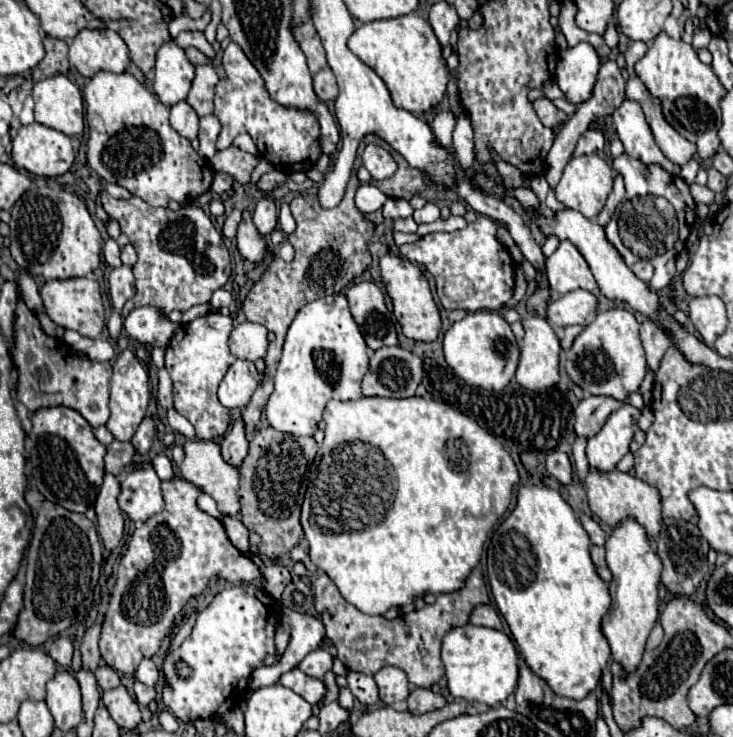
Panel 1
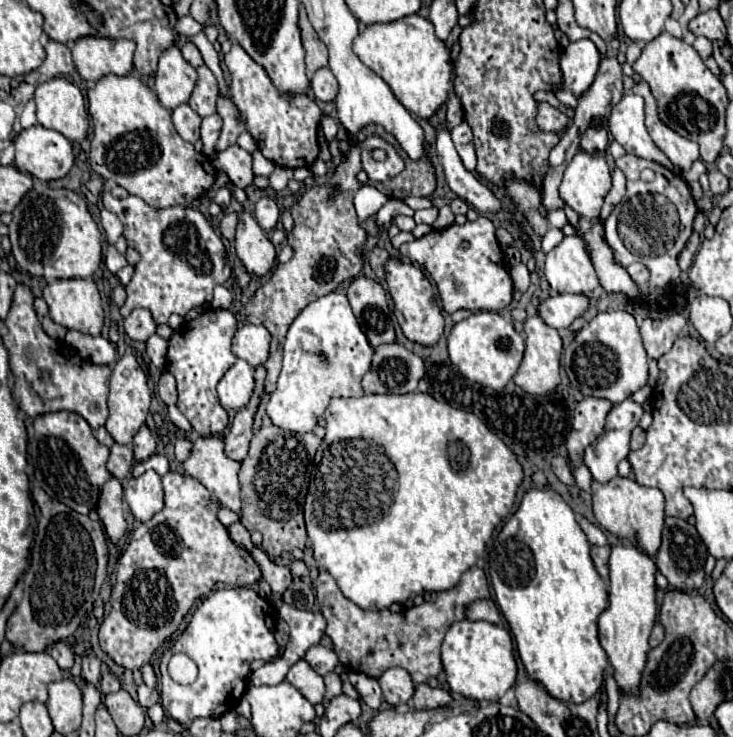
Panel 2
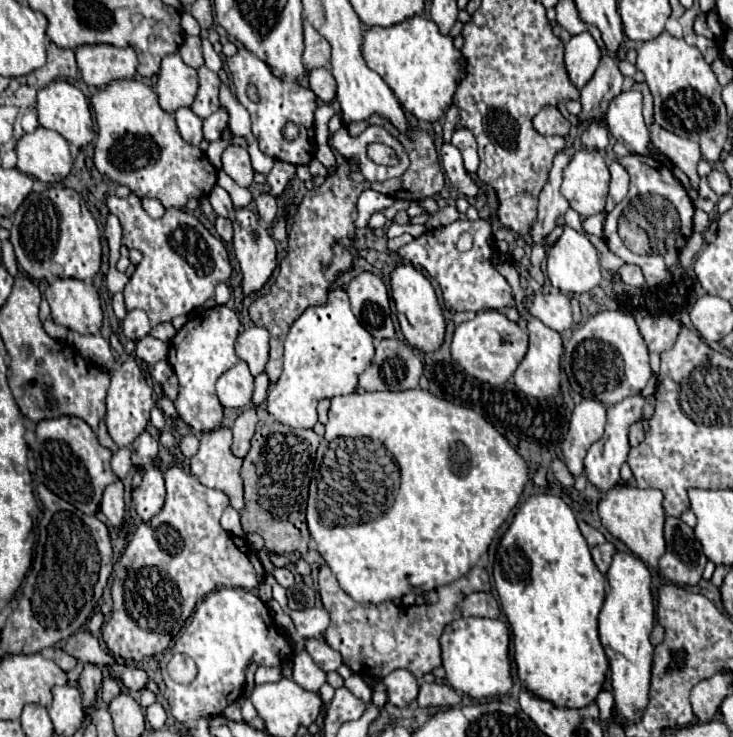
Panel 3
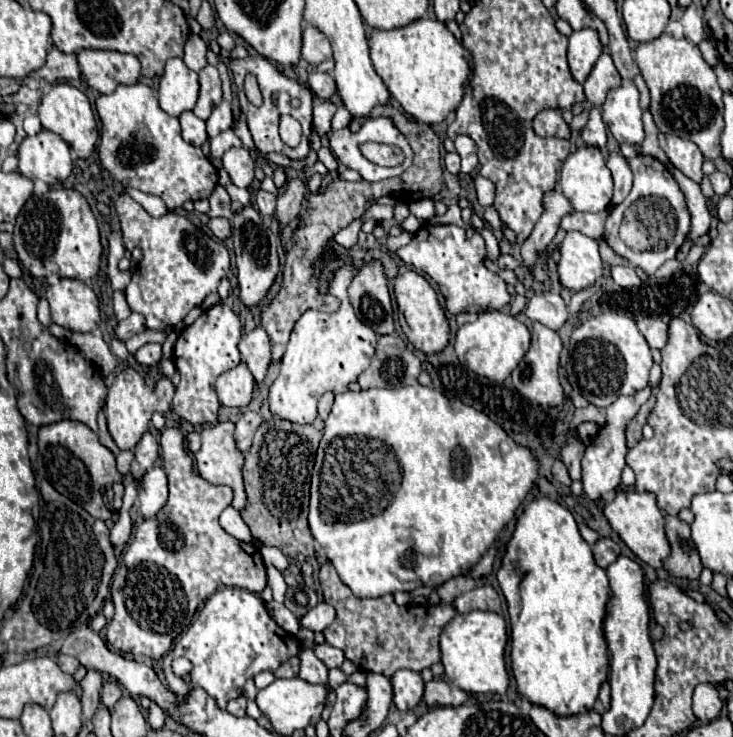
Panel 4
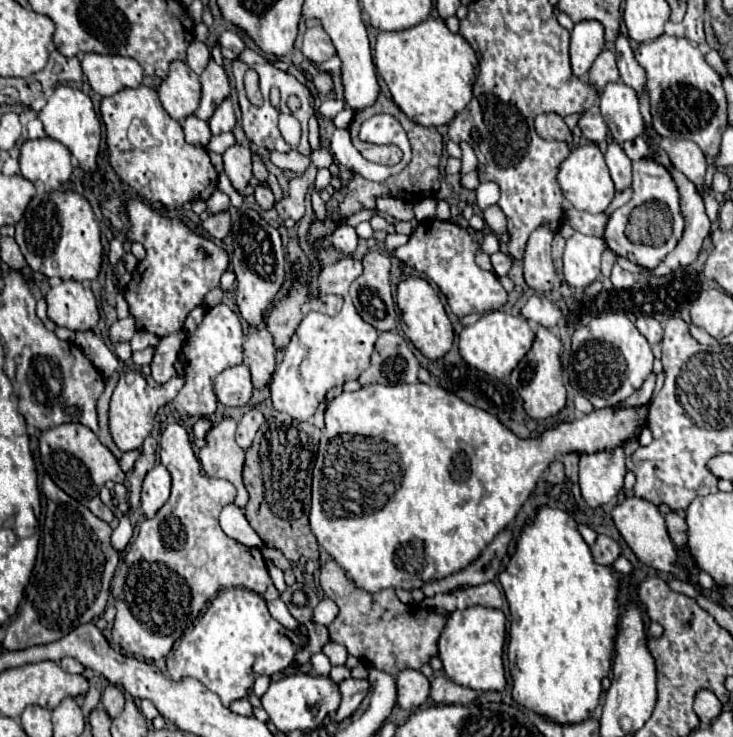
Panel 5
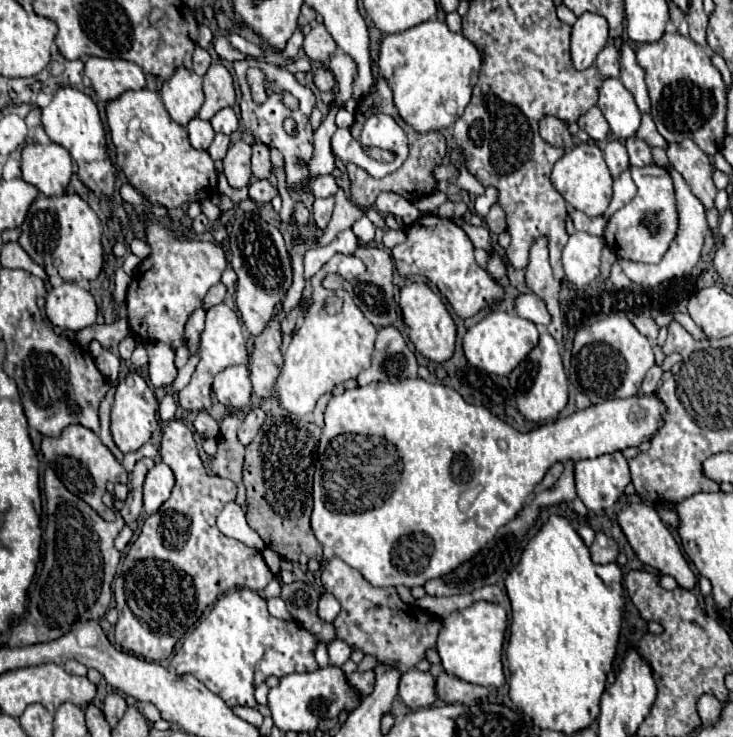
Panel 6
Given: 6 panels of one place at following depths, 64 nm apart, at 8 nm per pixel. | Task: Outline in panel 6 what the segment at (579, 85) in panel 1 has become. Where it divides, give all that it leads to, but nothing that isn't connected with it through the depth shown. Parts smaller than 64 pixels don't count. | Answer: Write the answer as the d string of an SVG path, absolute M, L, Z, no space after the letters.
M582 14L572 26L570 54L576 70L586 70L596 62L598 52L608 42L606 18L600 14Z

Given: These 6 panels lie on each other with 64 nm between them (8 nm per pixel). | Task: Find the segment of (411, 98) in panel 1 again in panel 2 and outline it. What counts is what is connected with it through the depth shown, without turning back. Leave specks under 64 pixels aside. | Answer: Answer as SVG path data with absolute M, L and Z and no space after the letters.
M412 14L390 24L370 24L354 40L354 52L390 86L408 112L428 120L448 100L454 74L450 48L434 34L430 20Z

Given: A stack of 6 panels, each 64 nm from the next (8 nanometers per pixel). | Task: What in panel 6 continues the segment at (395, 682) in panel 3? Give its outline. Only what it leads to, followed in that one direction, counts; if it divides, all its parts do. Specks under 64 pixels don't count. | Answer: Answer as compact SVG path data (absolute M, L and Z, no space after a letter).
M412 668L402 674L398 696L412 710L432 706L438 700L434 682L436 682L436 678L430 672L420 672L420 670Z

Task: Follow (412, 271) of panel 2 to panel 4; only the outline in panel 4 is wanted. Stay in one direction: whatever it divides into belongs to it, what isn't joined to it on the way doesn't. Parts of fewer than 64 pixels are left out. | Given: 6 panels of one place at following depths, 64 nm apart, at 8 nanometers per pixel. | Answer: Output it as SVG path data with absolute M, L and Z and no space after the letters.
M402 270L394 280L394 296L398 302L399 324L408 342L416 350L420 350L428 356L440 354L448 346L450 326L448 326L446 314L438 302L438 296L436 296L434 288L428 284L428 280L420 274L416 274L414 270Z

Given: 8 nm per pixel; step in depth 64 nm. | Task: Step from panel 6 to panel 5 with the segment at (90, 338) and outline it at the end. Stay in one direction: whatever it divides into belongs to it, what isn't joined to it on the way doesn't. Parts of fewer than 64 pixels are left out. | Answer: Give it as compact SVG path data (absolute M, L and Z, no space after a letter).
M124 318L124 320L116 320L110 328L108 328L108 338L112 344L116 342L128 342L134 336L136 328L134 328L134 318Z

